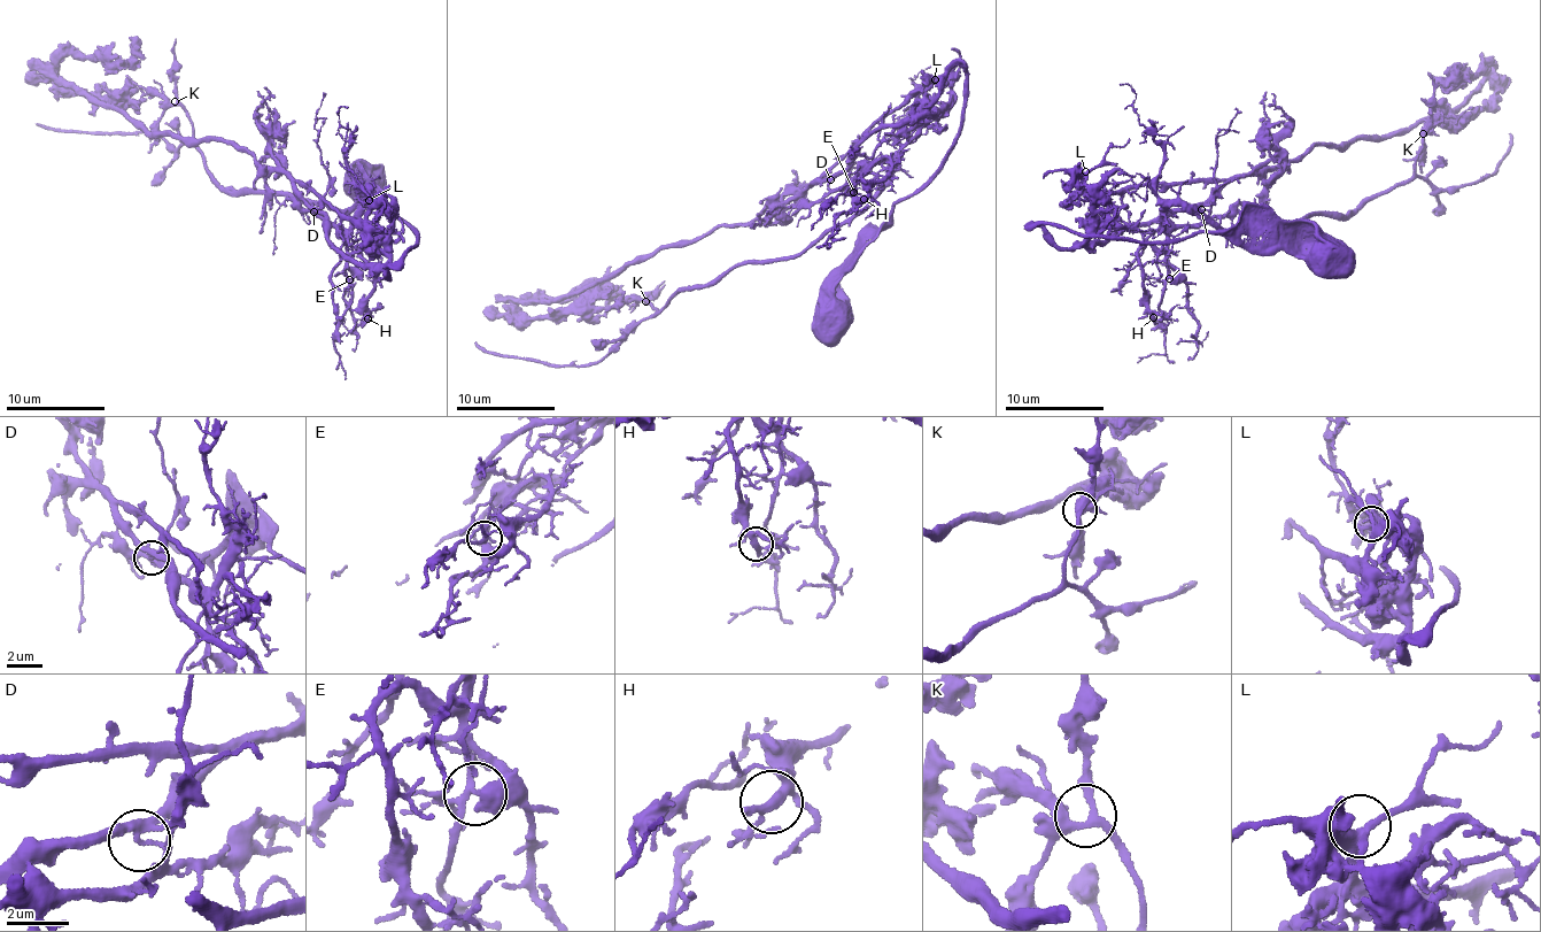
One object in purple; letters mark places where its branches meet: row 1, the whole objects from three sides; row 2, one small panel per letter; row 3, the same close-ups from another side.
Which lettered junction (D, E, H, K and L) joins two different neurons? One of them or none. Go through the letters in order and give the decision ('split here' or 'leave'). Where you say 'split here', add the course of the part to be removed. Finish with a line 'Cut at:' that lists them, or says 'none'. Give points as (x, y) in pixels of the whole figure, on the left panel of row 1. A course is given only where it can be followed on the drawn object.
D: split here; foreign part runs (315, 213), (345, 231), (366, 197), (337, 209), (239, 193), (192, 143), (36, 124)
E: leave
H: leave
K: leave
L: leave
Cut at: D

